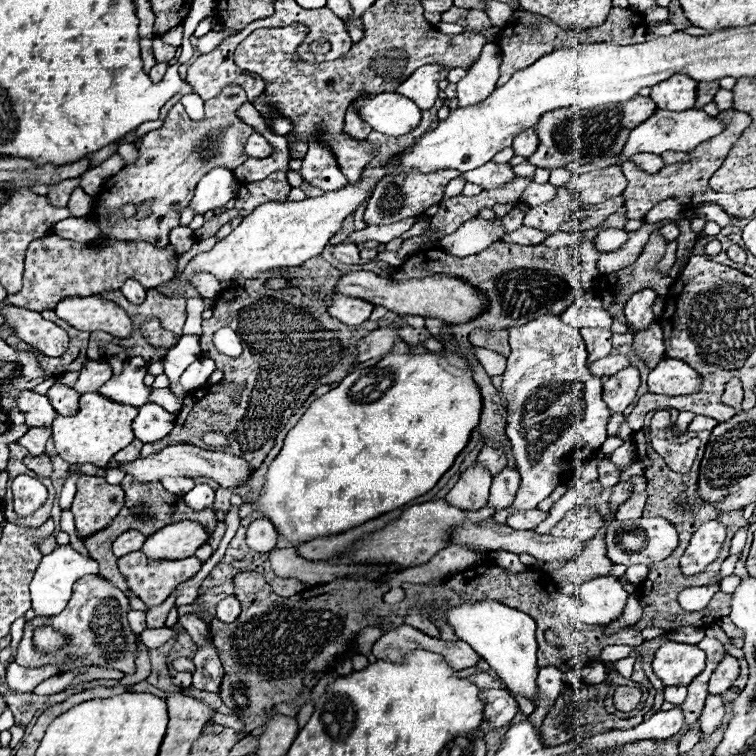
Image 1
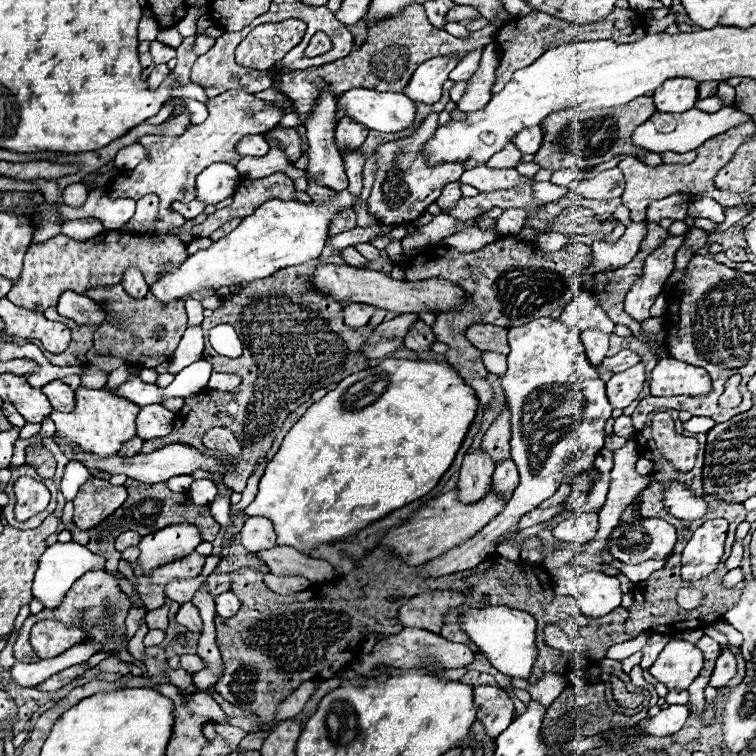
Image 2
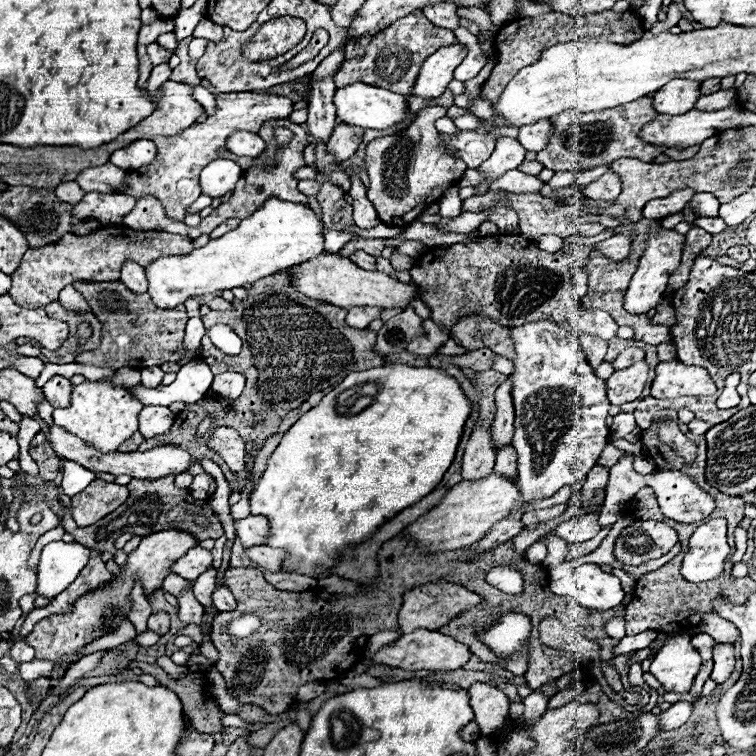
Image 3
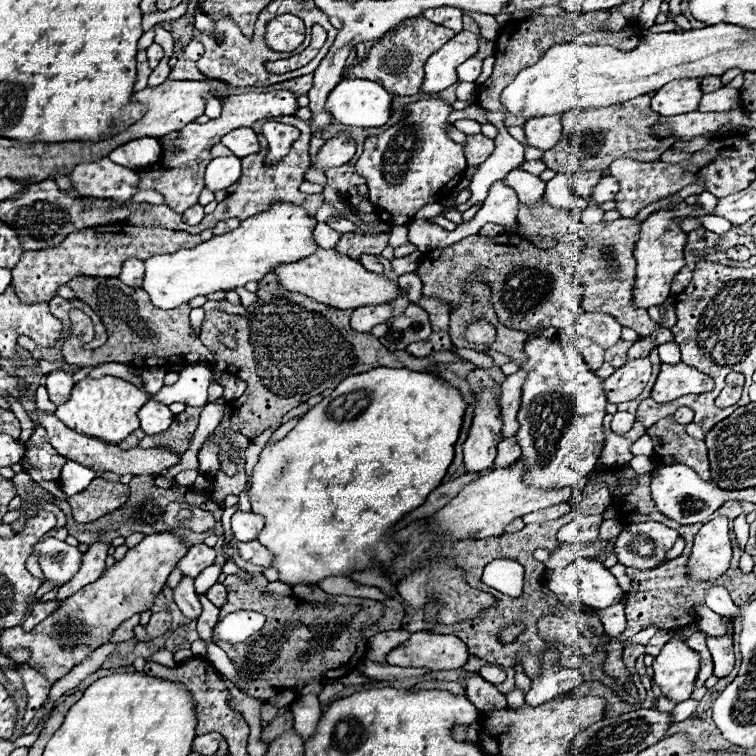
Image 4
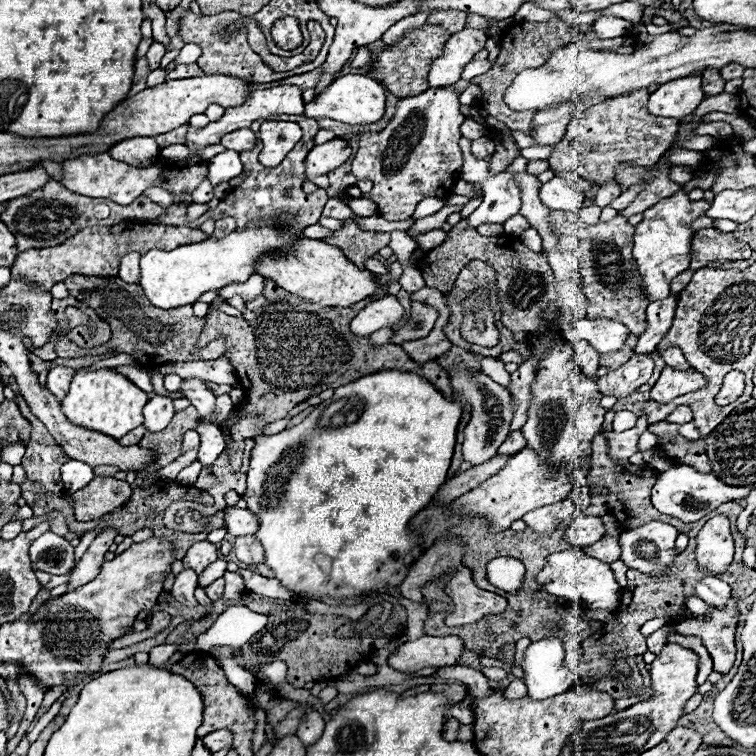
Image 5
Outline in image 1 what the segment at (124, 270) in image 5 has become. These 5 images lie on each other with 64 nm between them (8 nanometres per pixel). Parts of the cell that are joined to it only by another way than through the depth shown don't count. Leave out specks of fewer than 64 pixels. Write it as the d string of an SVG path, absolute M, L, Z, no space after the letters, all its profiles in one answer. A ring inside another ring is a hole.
M128 278L120 290L124 292L124 296L126 296L132 304L140 304L140 302L144 302L144 298L146 298L144 286L142 286L138 280L134 280L134 278Z

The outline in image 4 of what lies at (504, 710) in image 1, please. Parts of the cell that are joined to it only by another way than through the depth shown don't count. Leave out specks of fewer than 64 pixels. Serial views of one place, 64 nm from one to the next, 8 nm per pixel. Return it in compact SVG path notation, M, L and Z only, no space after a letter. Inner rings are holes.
M466 674L464 680L466 680L468 700L472 700L472 704L478 708L480 718L484 716L484 708L504 708L506 706L504 694L498 692L482 676L478 676L478 674Z

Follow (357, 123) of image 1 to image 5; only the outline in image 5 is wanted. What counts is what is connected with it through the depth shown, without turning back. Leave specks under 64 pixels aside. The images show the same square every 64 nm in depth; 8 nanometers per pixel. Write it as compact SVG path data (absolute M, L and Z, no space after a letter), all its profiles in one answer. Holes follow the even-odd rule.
M334 138L326 144L314 146L304 160L304 166L306 166L304 182L312 182L316 176L322 176L322 174L342 166L350 158L350 154L352 154L352 148L342 138Z

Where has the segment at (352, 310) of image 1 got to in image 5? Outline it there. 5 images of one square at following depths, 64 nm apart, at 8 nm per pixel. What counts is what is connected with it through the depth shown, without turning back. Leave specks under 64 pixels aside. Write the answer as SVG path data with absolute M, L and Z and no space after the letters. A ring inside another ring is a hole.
M384 296L356 314L350 322L350 332L368 338L380 328L394 328L406 318L406 312L396 296Z

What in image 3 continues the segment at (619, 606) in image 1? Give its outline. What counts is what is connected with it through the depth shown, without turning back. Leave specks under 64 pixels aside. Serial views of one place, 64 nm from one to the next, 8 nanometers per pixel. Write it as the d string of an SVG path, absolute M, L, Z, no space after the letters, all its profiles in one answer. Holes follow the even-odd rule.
M576 564L570 580L550 580L549 589L560 596L572 596L584 608L610 610L624 598L620 580L614 574L602 572L598 564Z

